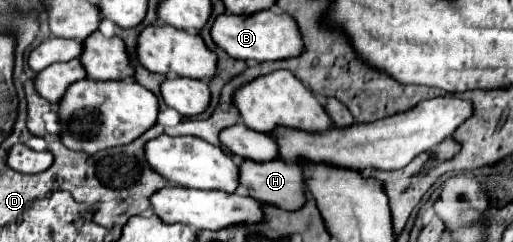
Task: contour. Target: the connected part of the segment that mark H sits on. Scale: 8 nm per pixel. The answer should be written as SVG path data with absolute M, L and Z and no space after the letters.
M241 159L239 163L239 186L235 193L241 197L255 197L263 203L273 203L281 209L299 209L305 203L305 183L299 173L297 163L287 163L283 159L273 161L253 161L253 159Z

